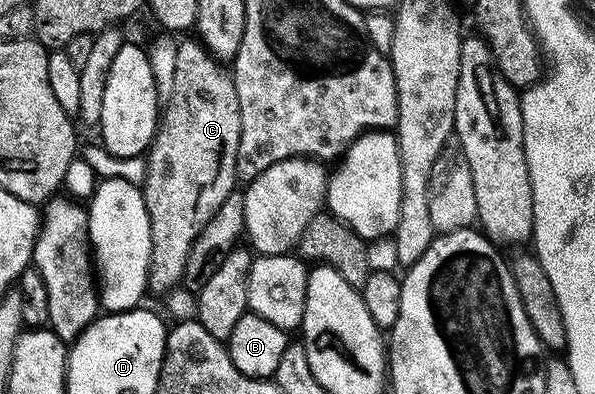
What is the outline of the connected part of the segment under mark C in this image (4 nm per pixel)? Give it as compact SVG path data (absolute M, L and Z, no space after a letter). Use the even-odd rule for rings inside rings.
M197 39L179 40L176 51L175 89L164 105L164 120L154 134L154 143L145 160L145 180L140 188L146 200L148 219L152 227L152 259L150 260L149 292L169 294L181 282L184 263L188 263L188 251L196 243L196 235L204 231L208 219L216 215L220 203L235 192L236 159L238 144L242 138L240 99L236 95L234 78L224 70L223 62L211 57L210 52Z

